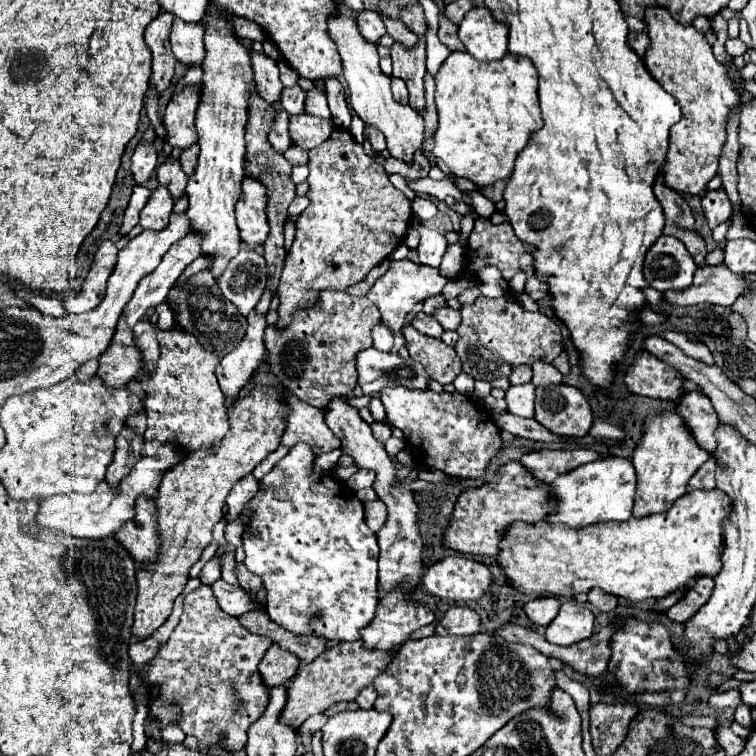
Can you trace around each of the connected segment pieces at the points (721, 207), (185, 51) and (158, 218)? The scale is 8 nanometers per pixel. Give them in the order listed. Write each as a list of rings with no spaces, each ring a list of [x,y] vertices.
[[[714,190],[714,192],[708,192],[704,198],[702,198],[702,212],[708,220],[708,226],[714,230],[718,224],[724,224],[730,220],[732,216],[732,206],[730,206],[730,200],[726,196],[724,190]]]
[[[174,18],[174,24],[170,28],[170,46],[178,62],[188,66],[200,64],[206,54],[202,26]]]
[[[158,186],[140,214],[140,226],[144,230],[164,230],[172,206],[174,206],[174,198],[170,196],[170,192],[164,186]]]

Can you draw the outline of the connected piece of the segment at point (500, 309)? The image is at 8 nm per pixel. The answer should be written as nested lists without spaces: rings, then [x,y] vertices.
[[[480,298],[472,306],[460,310],[462,324],[456,354],[462,360],[462,370],[476,380],[496,380],[508,376],[520,364],[536,360],[552,362],[562,352],[562,334],[554,318],[542,312],[526,312],[514,298]]]

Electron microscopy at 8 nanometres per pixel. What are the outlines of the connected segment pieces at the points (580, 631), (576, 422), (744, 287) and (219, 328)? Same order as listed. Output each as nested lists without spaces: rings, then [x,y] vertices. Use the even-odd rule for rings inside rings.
[[[570,600],[560,606],[558,616],[546,626],[544,636],[550,644],[570,646],[590,638],[592,630],[594,630],[594,614],[588,610],[586,604]]]
[[[566,384],[536,388],[534,418],[558,436],[584,436],[594,420],[582,392]]]
[[[724,264],[704,266],[694,274],[694,282],[684,290],[668,290],[664,298],[674,306],[692,306],[692,304],[718,304],[732,306],[736,298],[744,296],[748,290],[754,290],[750,280],[744,280],[738,274],[732,274]]]
[[[202,270],[202,272],[194,274],[194,278],[188,278],[180,286],[176,284],[170,290],[170,298],[166,298],[166,302],[168,302],[170,310],[174,312],[174,322],[182,330],[194,334],[200,340],[200,344],[204,344],[208,350],[216,352],[218,356],[228,354],[244,338],[248,322],[242,314],[238,314],[238,310],[232,302],[222,298],[222,292],[218,290],[218,284],[216,284],[214,276],[210,274],[210,270]]]

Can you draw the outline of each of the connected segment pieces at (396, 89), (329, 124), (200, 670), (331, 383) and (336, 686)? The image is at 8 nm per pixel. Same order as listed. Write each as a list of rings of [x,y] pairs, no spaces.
[[[392,78],[392,94],[394,94],[396,102],[408,104],[408,90],[406,90],[406,84],[400,78]]]
[[[304,112],[290,118],[290,138],[294,144],[298,144],[304,150],[320,146],[326,138],[330,138],[334,128],[336,126],[332,120],[310,116]]]
[[[200,586],[184,598],[184,612],[174,628],[170,640],[158,650],[154,660],[150,662],[146,674],[148,686],[148,716],[162,730],[168,724],[176,724],[198,740],[204,740],[208,746],[224,746],[228,752],[236,752],[246,744],[246,730],[254,720],[258,720],[268,702],[270,688],[262,682],[258,672],[258,664],[270,648],[272,640],[266,636],[258,636],[248,632],[238,618],[228,616],[214,598],[210,586]]]
[[[324,290],[318,306],[296,312],[290,328],[278,330],[276,326],[268,326],[264,344],[270,354],[282,354],[282,384],[302,402],[324,408],[330,398],[352,394],[358,380],[354,358],[360,350],[372,346],[370,330],[376,324],[380,324],[380,312],[366,296],[354,298],[348,292]]]
[[[342,642],[332,648],[328,648],[324,654],[320,654],[314,662],[300,666],[298,674],[290,682],[286,682],[286,710],[282,710],[282,722],[288,726],[294,726],[298,730],[310,716],[324,712],[336,702],[350,702],[356,698],[356,694],[374,682],[378,674],[386,668],[386,664],[394,658],[394,654],[384,650],[366,650],[362,648],[362,642]]]

